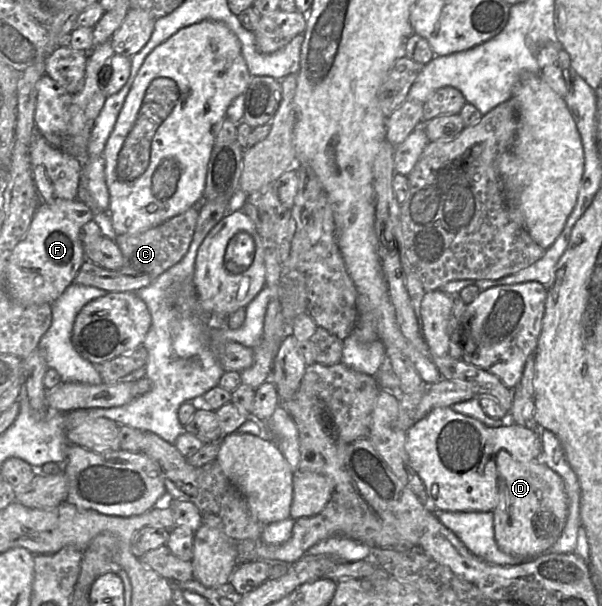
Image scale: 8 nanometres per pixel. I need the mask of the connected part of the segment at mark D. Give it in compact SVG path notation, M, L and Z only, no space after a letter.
M507 451L496 455L498 500L493 510L494 538L500 550L525 560L539 557L560 537L568 516L568 498L561 477L542 460L517 461Z

